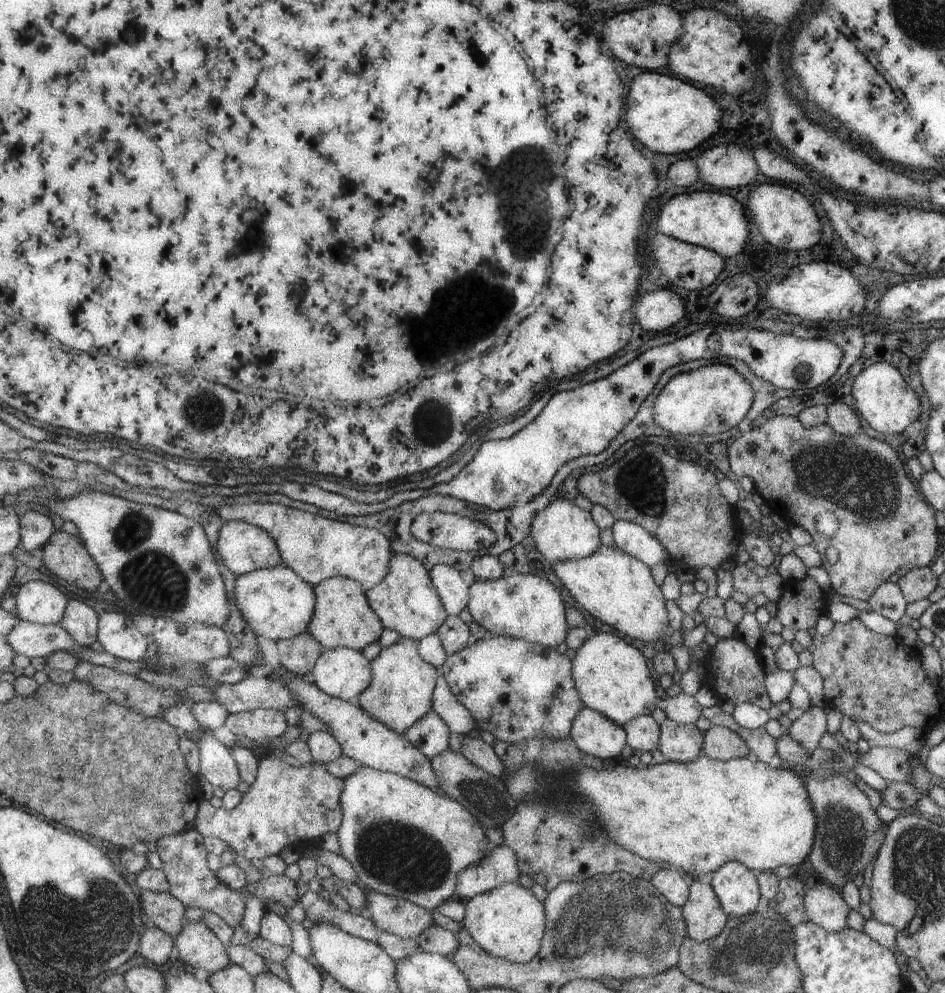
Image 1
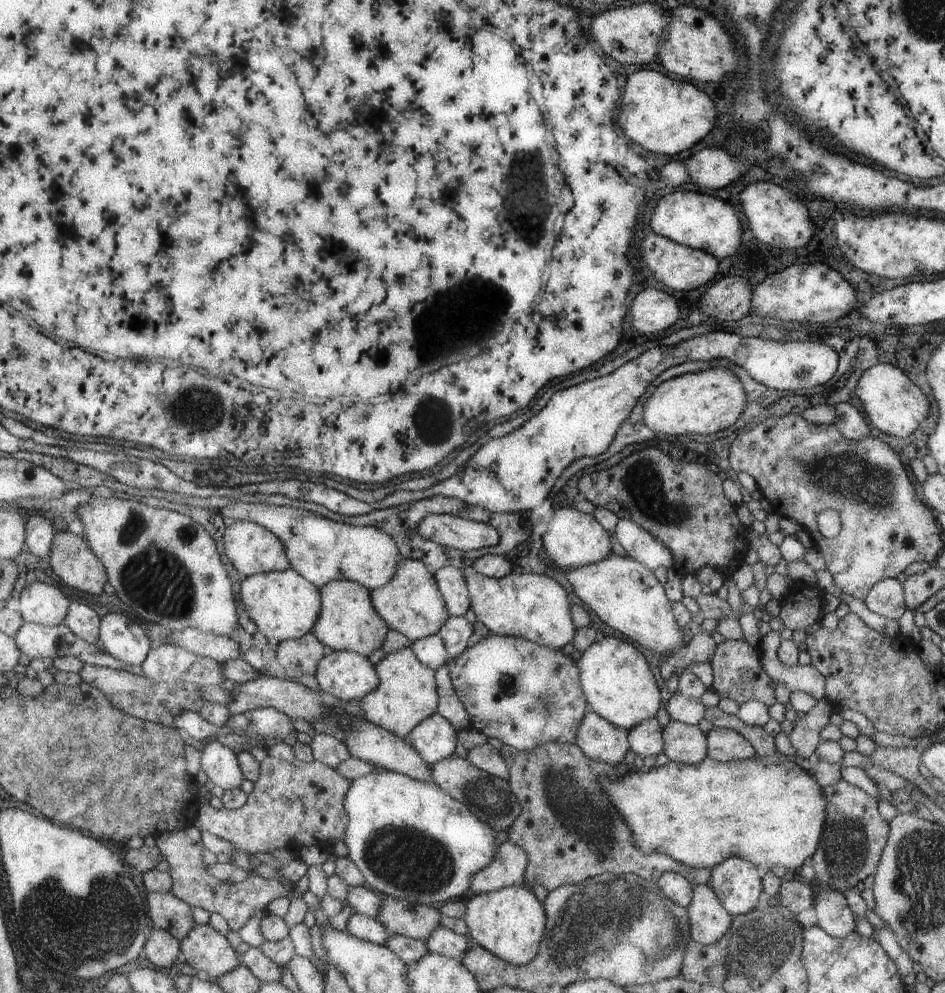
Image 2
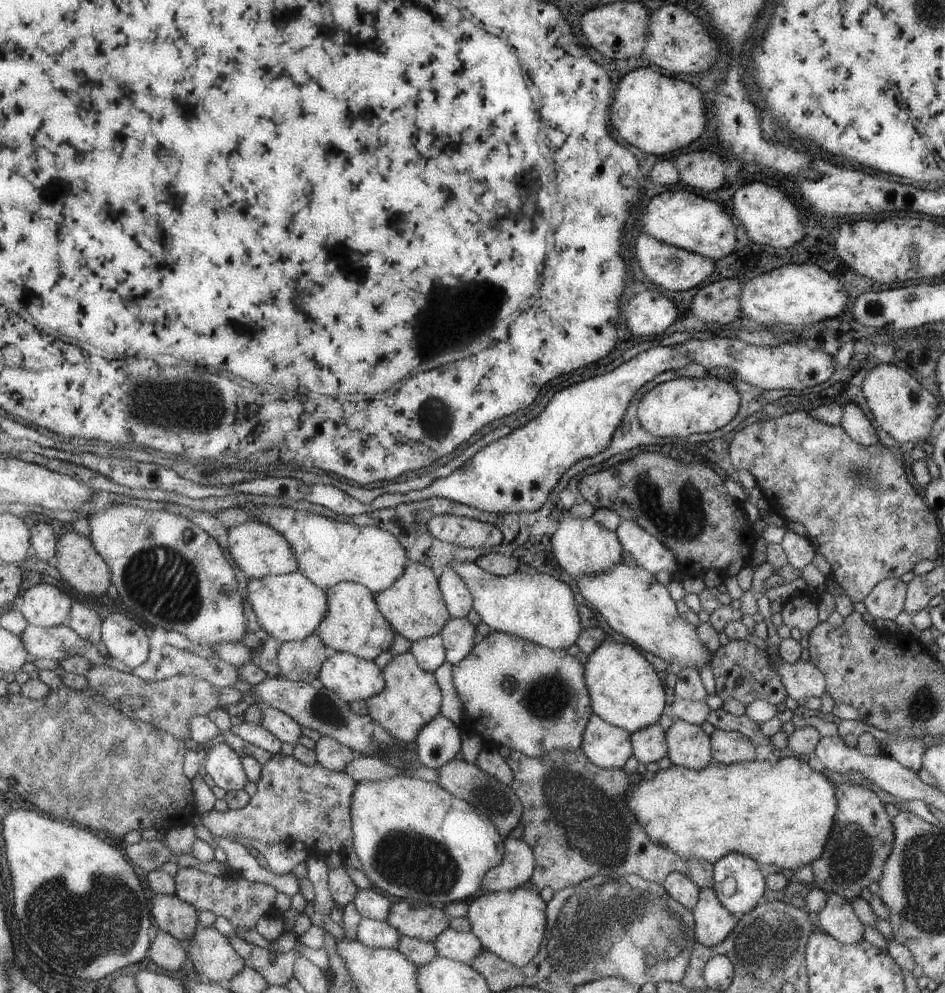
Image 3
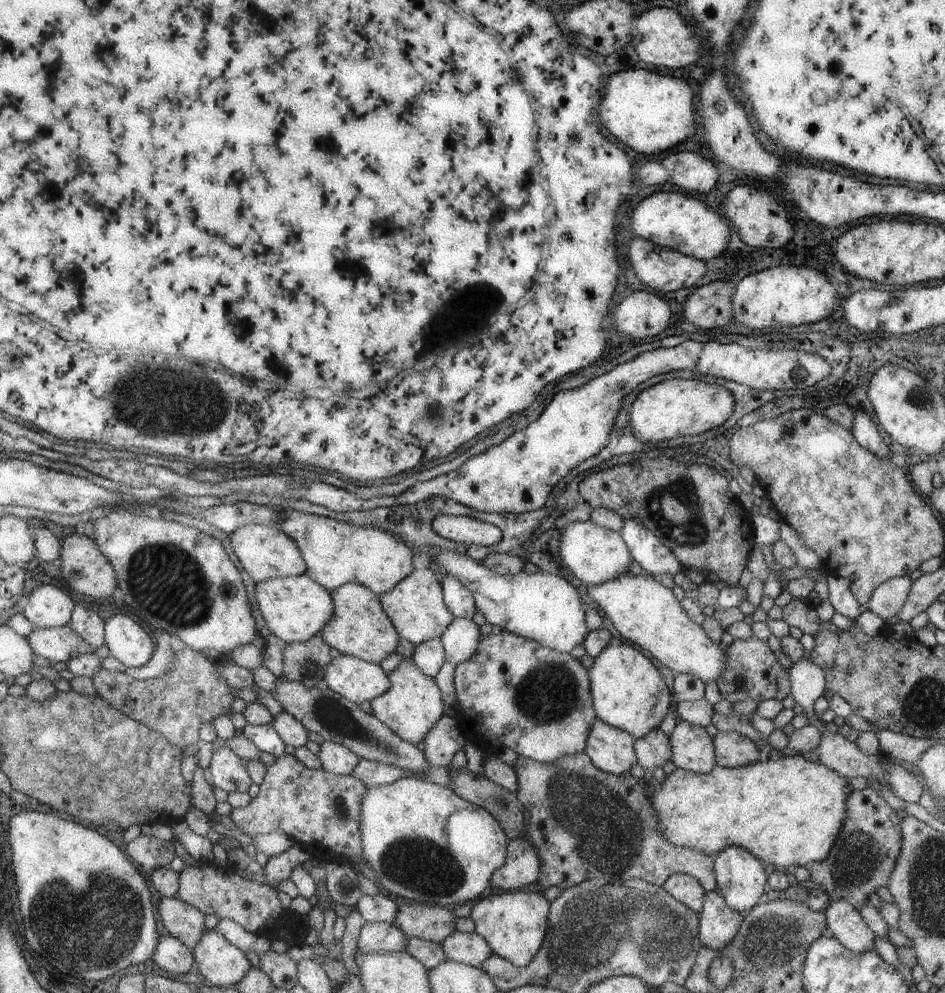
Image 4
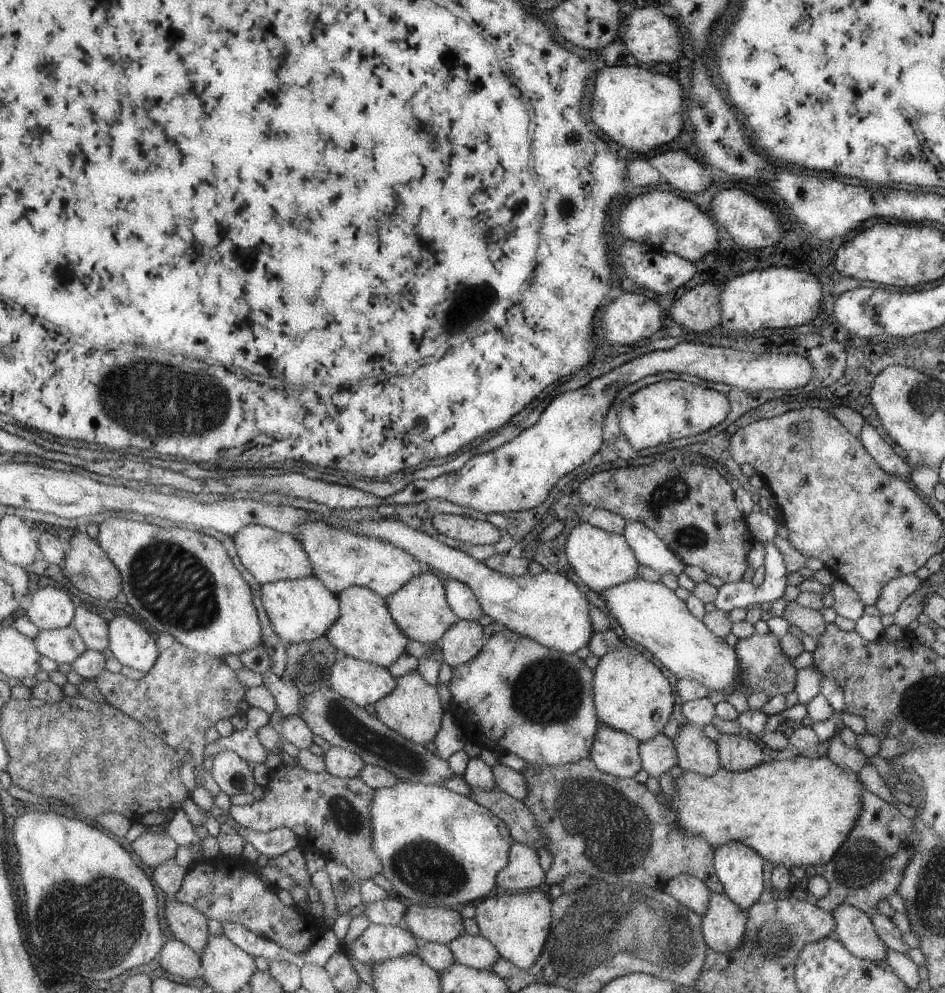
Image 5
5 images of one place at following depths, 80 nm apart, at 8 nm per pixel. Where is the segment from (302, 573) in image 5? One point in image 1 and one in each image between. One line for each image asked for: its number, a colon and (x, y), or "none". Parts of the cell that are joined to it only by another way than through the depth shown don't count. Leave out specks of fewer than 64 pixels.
1: (243, 547)
2: (251, 549)
3: (258, 550)
4: (264, 552)

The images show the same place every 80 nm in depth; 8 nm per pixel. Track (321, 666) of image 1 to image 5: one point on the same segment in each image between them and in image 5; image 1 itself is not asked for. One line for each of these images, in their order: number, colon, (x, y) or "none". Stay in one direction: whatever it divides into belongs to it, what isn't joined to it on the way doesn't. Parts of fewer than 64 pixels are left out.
2: (346, 675)
3: (351, 678)
4: (356, 680)
5: (363, 683)

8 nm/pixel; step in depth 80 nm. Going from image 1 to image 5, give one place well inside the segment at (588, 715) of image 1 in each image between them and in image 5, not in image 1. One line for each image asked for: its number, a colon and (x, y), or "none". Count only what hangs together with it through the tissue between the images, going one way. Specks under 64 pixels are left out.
2: (599, 740)
3: (606, 746)
4: (610, 749)
5: (615, 753)

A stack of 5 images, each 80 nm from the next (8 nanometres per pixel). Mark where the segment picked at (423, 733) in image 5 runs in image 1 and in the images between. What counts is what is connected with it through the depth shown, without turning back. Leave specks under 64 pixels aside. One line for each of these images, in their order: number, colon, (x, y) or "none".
1: (399, 692)
2: (405, 694)
3: (410, 698)
4: (412, 703)

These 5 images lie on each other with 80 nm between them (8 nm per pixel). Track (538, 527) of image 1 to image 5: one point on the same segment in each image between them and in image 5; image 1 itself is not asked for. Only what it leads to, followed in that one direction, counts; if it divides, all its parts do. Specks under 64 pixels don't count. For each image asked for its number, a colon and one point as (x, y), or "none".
2: (570, 538)
3: (581, 546)
4: (594, 554)
5: (601, 559)

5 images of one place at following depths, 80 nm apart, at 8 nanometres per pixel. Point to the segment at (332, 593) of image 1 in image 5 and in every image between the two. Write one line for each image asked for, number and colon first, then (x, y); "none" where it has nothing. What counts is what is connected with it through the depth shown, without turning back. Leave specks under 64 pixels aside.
2: (347, 621)
3: (352, 624)
4: (358, 626)
5: (364, 629)

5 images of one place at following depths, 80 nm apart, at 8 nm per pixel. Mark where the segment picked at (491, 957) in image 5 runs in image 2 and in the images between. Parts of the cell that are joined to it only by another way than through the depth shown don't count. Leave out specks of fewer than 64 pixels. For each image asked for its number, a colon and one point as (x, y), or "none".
2: (441, 941)
3: (459, 946)
4: (468, 948)

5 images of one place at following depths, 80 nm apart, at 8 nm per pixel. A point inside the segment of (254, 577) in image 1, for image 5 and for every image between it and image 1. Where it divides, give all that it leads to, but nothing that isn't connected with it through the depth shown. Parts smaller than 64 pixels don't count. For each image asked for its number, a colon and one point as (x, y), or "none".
2: (283, 606)
3: (289, 607)
4: (294, 608)
5: (299, 610)

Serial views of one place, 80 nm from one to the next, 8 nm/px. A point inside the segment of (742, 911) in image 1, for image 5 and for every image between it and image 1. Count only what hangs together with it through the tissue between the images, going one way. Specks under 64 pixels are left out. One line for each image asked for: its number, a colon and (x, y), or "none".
2: (735, 882)
3: (738, 883)
4: (740, 880)
5: (738, 867)

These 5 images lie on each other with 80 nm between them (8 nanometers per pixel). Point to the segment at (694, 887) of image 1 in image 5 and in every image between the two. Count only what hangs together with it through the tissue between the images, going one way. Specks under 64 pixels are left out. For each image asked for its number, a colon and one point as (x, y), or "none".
2: (708, 920)
3: (712, 921)
4: (717, 923)
5: (722, 925)

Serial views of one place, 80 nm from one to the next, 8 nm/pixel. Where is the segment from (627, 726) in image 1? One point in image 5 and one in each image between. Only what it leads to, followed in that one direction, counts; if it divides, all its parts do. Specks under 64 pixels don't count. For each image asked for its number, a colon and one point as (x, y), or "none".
2: (645, 739)
3: (648, 744)
4: (652, 750)
5: (657, 755)

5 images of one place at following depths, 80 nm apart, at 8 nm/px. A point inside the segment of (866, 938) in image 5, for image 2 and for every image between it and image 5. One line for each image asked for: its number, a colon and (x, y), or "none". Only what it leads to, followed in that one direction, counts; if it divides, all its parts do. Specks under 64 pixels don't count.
2: (833, 915)
3: (837, 919)
4: (843, 920)

